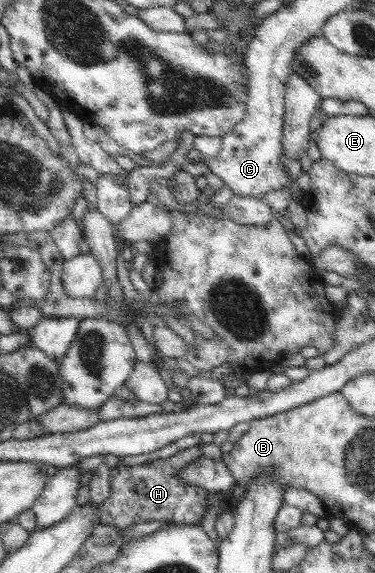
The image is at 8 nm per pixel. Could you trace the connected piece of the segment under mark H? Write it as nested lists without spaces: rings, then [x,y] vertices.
[[[195,445],[166,459],[150,460],[132,467],[125,466],[123,458],[120,458],[117,466],[111,469],[111,494],[96,512],[98,522],[117,530],[126,530],[131,524],[154,520],[173,521],[180,525],[197,524],[204,517],[209,492],[201,487],[185,485],[179,481],[177,472],[203,456],[199,445]]]

